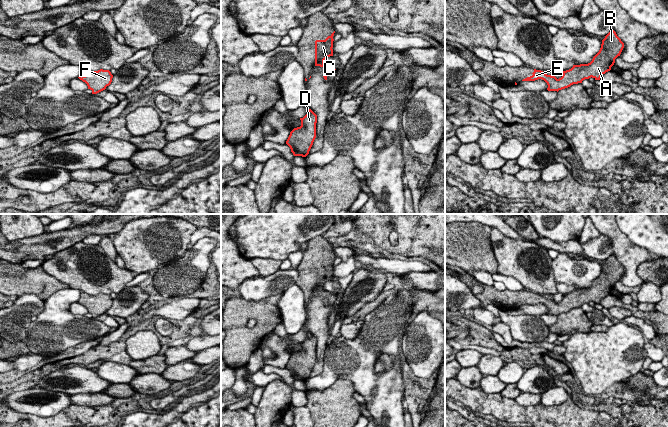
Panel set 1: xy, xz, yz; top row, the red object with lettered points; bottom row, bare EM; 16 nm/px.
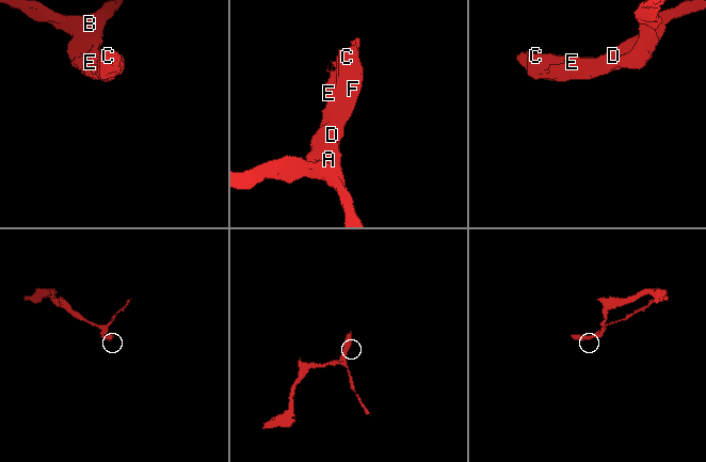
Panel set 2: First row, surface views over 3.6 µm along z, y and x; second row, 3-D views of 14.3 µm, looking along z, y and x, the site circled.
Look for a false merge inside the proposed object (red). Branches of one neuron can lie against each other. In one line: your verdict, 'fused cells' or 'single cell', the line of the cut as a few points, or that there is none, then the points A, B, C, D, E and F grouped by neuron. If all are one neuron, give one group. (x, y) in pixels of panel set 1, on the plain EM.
single cell; cut none; groups A B C D E F

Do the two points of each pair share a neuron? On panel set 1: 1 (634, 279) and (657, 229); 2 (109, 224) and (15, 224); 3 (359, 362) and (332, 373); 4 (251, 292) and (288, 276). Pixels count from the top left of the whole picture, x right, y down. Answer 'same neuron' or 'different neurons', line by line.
1: different neurons
2: different neurons
3: same neuron
4: same neuron

